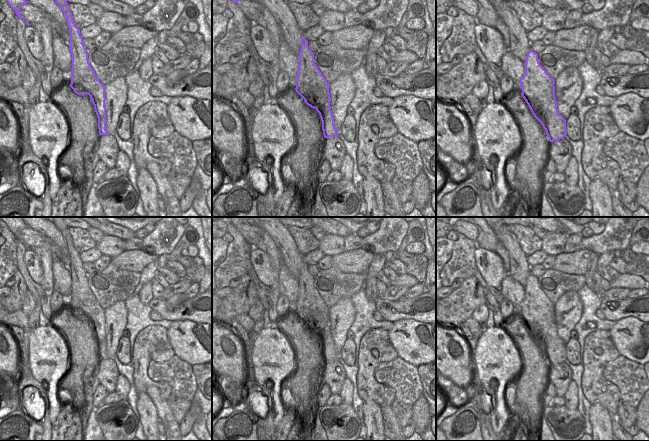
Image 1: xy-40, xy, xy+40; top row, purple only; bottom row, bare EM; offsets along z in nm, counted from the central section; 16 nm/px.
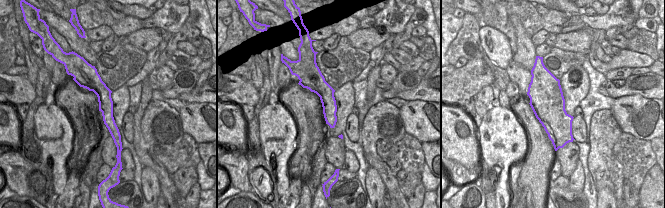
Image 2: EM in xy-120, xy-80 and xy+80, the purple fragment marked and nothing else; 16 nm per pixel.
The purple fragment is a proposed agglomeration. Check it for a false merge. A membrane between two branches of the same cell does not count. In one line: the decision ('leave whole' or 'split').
split

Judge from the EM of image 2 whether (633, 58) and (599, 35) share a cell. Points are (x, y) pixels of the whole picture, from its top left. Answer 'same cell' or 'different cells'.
same cell

